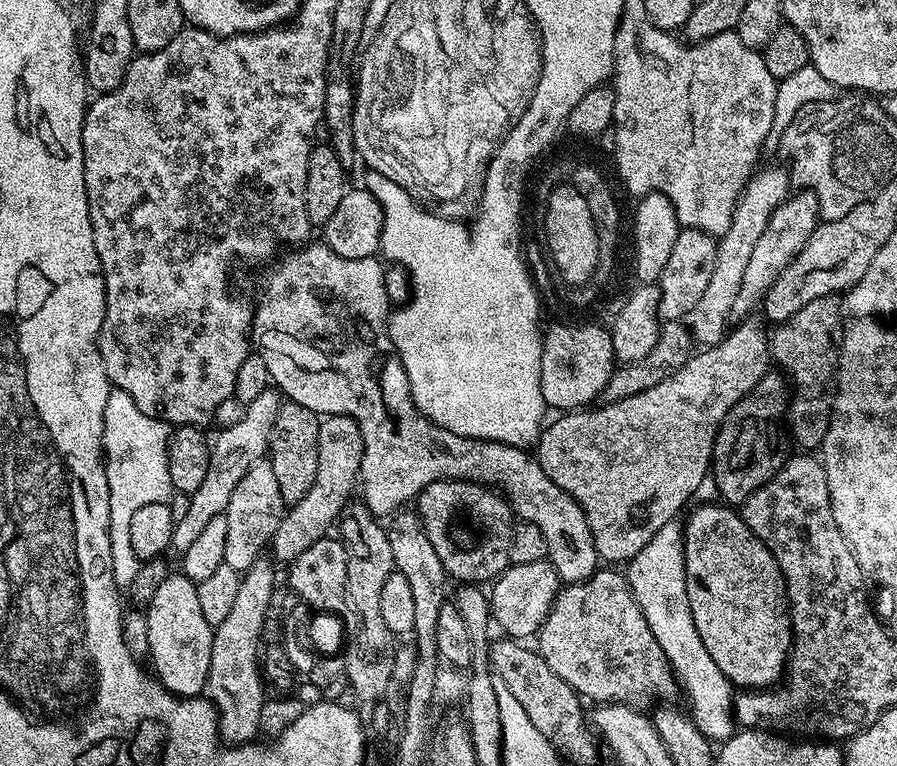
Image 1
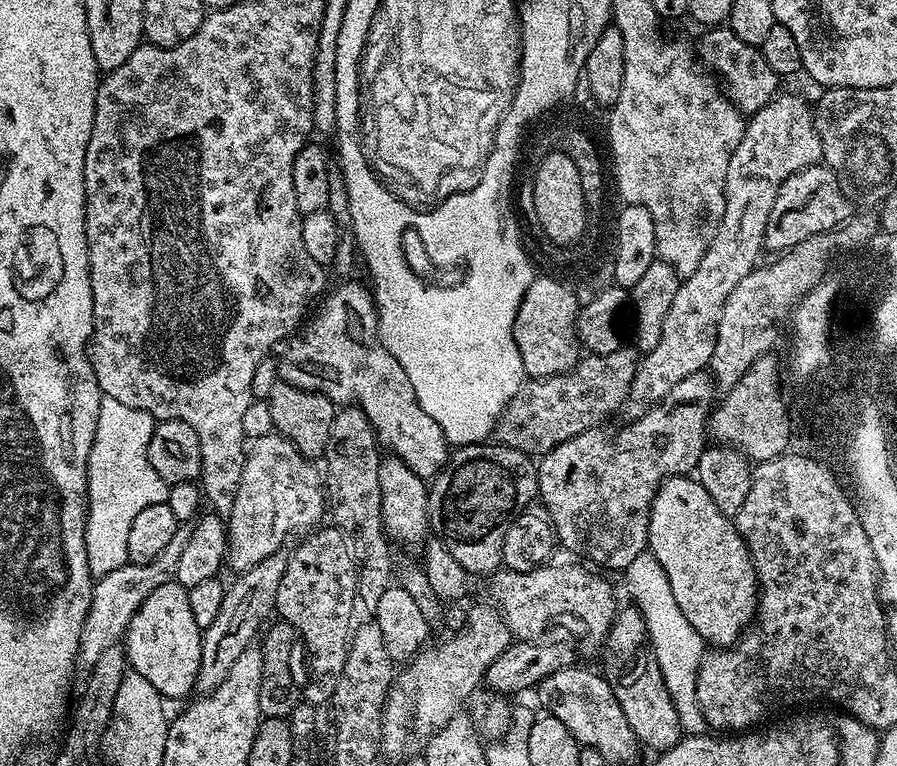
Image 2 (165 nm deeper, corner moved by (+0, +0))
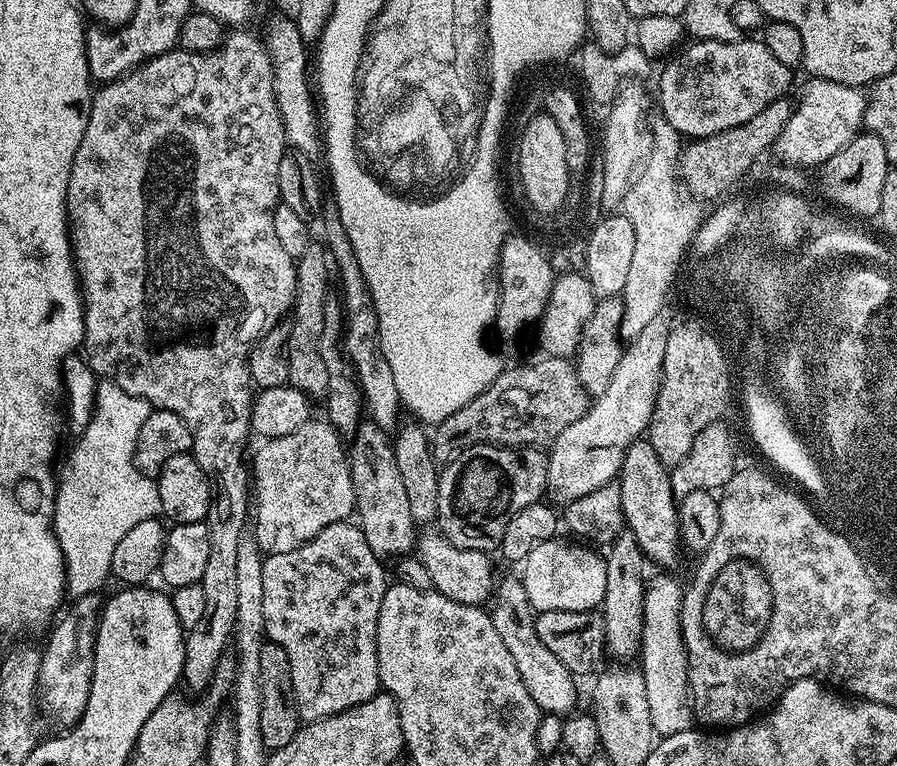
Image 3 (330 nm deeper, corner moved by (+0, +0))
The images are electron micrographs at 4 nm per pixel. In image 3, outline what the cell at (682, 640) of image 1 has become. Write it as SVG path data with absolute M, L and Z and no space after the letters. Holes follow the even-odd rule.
M672 574L660 575L664 576L656 576L653 580L651 577L644 589L644 625L640 635L638 667L646 682L650 722L657 737L663 738L689 731L694 724L694 713L688 690L688 655L680 625L684 588Z

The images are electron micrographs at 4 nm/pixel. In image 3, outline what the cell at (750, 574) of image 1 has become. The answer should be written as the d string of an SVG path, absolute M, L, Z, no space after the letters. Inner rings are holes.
M646 438L635 442L624 451L624 460L620 463L620 475L618 487L622 498L622 510L624 511L624 523L627 531L634 534L638 546L642 546L645 557L656 564L661 564L661 569L672 570L672 567L680 560L682 545L680 543L680 521L678 519L678 504L672 494L672 478L669 469L658 458L652 444Z

